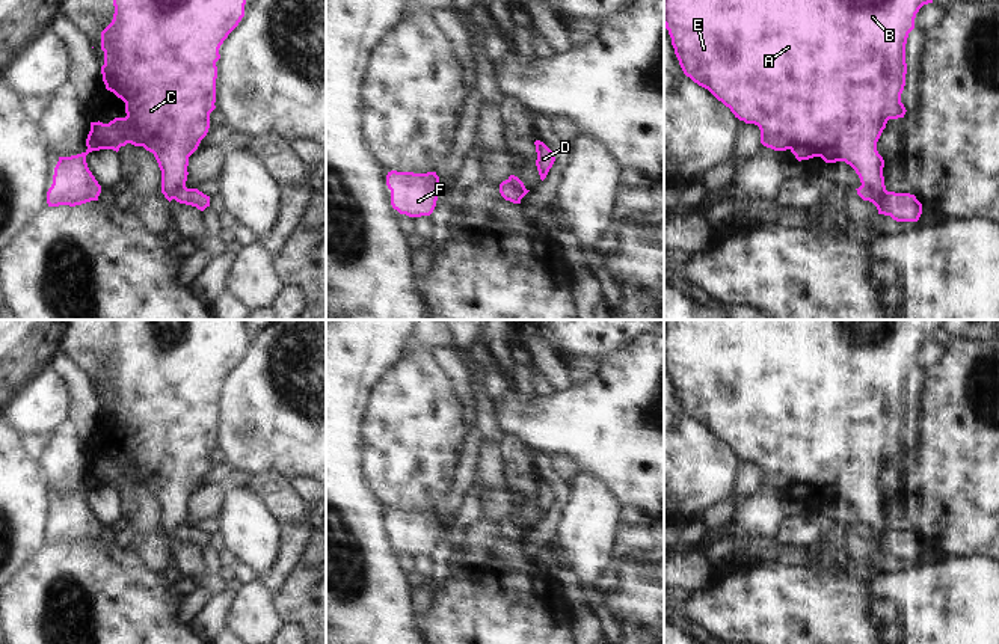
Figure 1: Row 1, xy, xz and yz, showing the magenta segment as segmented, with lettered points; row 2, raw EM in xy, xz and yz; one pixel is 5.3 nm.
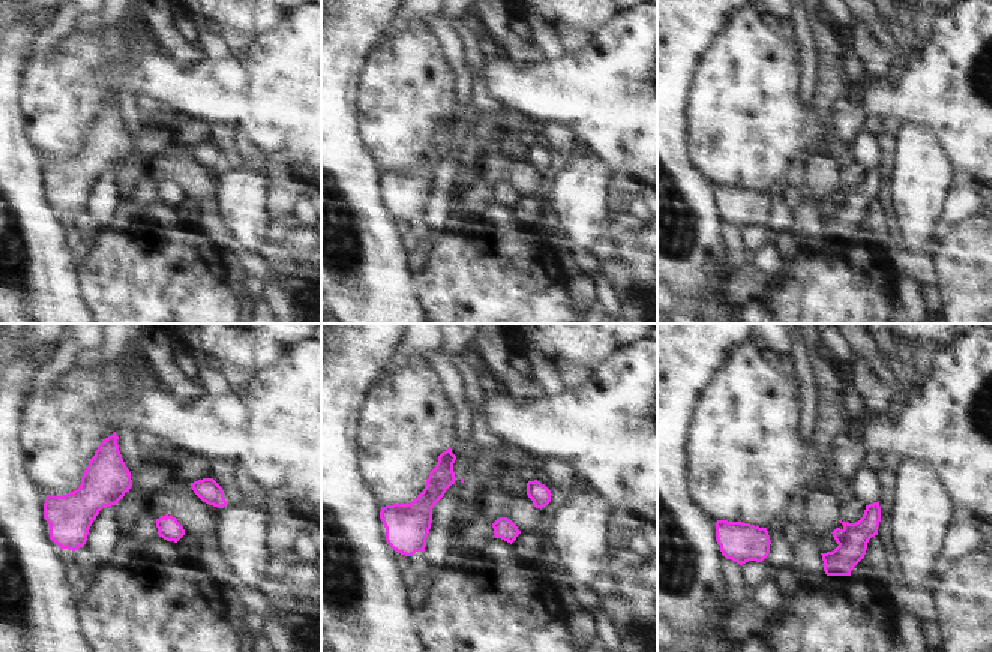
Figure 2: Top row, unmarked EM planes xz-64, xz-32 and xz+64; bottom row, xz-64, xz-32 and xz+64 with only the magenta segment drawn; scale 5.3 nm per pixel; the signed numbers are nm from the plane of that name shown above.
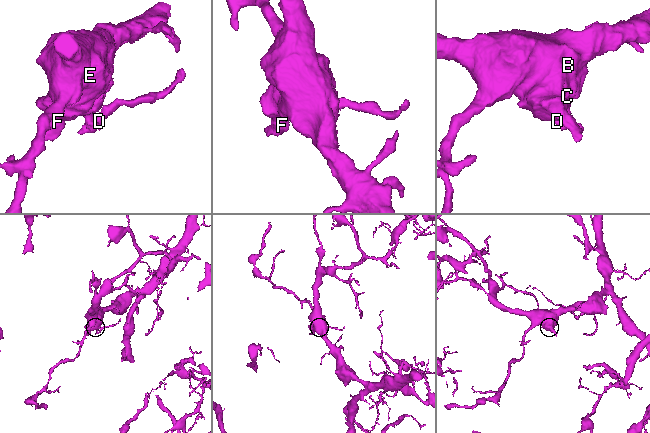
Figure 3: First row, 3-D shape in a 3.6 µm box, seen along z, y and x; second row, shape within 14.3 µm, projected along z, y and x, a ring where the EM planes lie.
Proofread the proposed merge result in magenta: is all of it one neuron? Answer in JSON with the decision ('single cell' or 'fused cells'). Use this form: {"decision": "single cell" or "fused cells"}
{"decision": "fused cells"}

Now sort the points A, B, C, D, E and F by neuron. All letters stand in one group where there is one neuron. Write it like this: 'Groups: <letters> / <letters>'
Groups: A B C E F / D

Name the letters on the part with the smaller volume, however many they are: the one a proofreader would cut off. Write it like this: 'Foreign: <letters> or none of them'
Foreign: D

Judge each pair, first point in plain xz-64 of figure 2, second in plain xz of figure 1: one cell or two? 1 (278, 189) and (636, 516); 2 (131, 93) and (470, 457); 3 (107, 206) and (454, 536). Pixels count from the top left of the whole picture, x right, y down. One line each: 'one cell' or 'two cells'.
1: one cell
2: two cells
3: two cells

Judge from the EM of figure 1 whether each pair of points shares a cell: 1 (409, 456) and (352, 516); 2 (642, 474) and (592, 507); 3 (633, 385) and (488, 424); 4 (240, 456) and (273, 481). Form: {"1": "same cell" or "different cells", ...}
{"1": "different cells", "2": "different cells", "3": "different cells", "4": "different cells"}

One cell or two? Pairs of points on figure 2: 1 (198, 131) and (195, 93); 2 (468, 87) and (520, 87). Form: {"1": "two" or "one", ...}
{"1": "two", "2": "two"}

